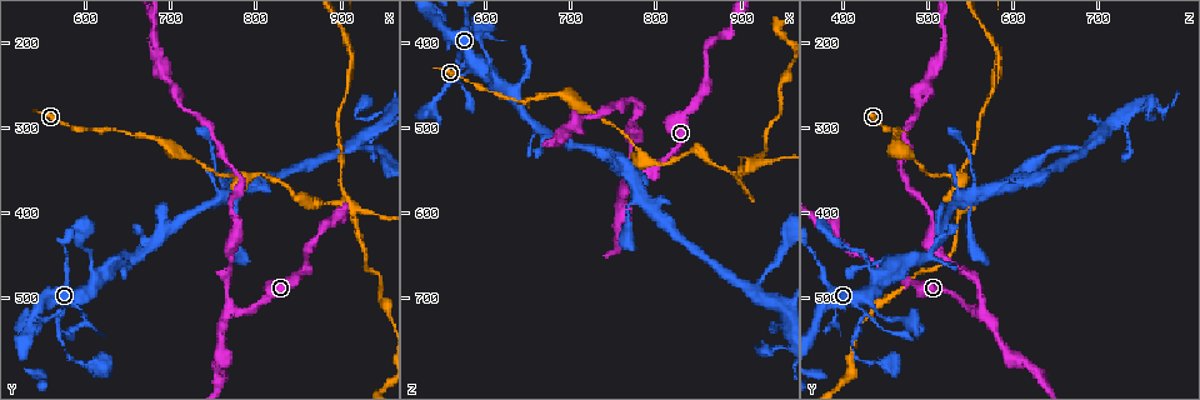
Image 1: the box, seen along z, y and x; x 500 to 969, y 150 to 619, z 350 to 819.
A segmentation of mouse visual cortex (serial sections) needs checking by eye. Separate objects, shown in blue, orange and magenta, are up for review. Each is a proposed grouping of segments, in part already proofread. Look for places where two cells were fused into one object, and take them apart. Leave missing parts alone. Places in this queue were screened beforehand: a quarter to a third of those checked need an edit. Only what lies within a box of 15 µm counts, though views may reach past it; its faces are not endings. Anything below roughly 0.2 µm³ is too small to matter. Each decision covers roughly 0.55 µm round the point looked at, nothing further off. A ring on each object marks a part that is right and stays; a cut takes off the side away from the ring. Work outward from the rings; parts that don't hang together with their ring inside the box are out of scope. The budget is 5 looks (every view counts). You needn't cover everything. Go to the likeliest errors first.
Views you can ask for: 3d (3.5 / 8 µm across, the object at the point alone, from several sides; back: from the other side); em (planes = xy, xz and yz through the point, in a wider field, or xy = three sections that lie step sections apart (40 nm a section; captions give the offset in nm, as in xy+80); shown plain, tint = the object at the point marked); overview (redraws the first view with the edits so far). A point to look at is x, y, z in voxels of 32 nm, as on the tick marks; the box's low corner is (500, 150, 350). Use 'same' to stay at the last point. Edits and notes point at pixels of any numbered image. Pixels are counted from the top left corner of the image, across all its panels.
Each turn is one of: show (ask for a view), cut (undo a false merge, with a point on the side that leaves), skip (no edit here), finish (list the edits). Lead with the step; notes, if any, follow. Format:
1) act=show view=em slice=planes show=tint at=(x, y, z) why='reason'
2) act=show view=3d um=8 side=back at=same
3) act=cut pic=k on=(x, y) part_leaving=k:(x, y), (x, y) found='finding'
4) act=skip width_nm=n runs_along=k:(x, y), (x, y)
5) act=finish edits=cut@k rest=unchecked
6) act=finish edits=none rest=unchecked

act=show view=3d um=3.5 at=(910, 390, 545)

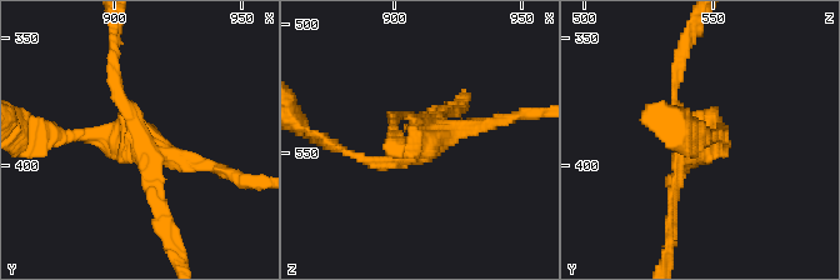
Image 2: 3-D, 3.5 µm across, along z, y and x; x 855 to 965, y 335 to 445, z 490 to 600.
act=show view=em slice=xy step=1 show=tint at=(910, 390, 548) arms=4 arm_widths_nm=150,150,150,200 why='shape alone is not enough'

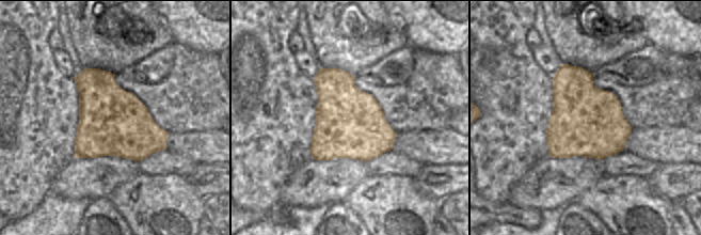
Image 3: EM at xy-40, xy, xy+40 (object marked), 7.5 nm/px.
act=cut pic=2 on=(125, 106) part_leaving=2:(129, 138), (148, 149), (163, 230) found='a second cell is stuck on'

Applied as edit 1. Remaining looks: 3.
act=show view=3d um=3.5 at=(575, 515, 430) why='abrupt turn'

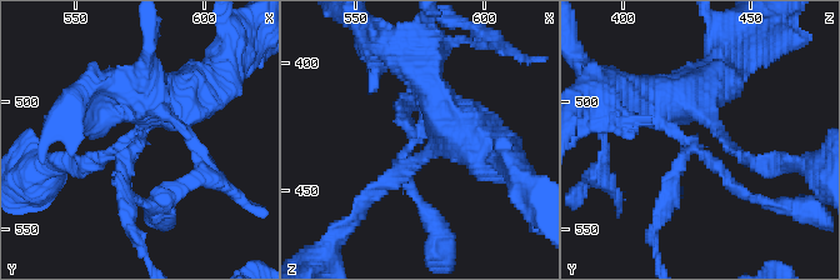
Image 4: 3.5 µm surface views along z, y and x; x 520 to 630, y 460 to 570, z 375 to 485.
act=show view=em slice=xy step=1 show=tint at=(575, 516, 426) why='shape alone is not enough'

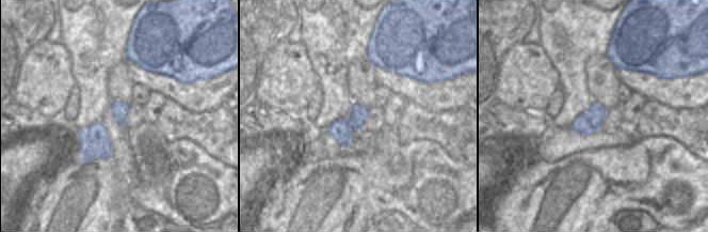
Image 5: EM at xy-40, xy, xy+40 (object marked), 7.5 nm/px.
act=skip found='all the same cell'

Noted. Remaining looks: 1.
act=finish edits=cut@2 rest=unchecked

